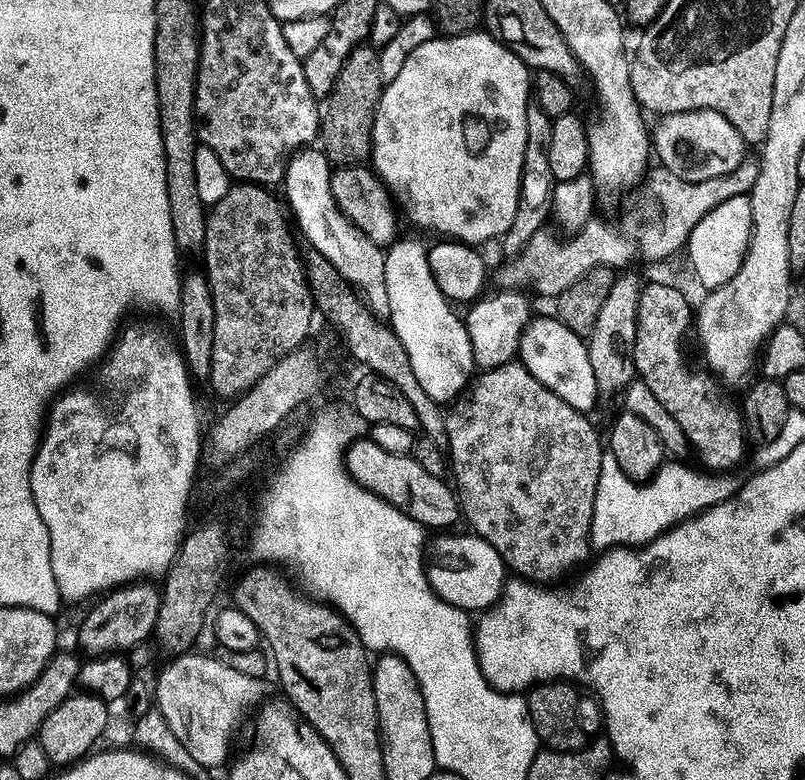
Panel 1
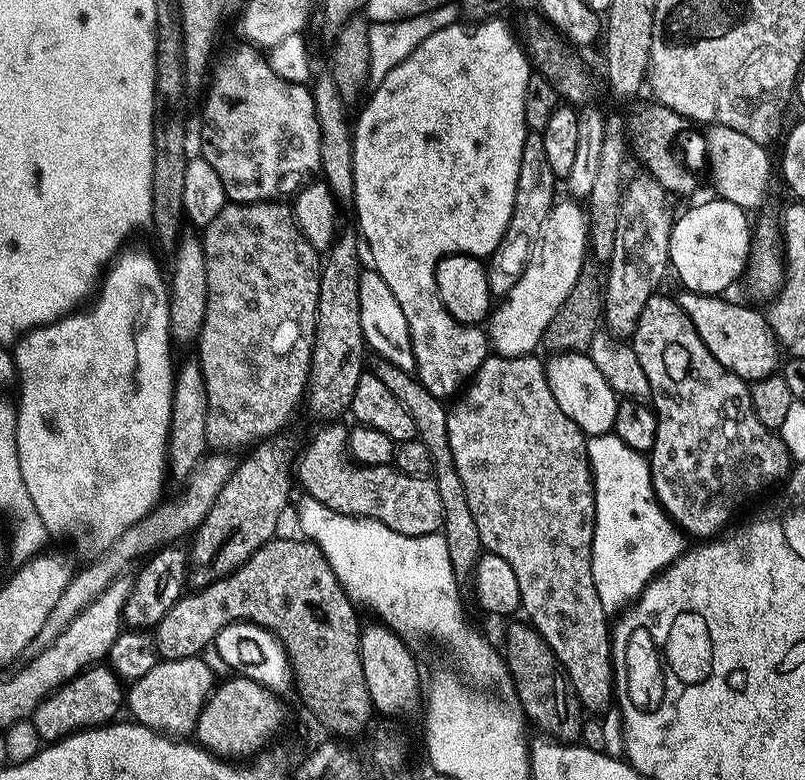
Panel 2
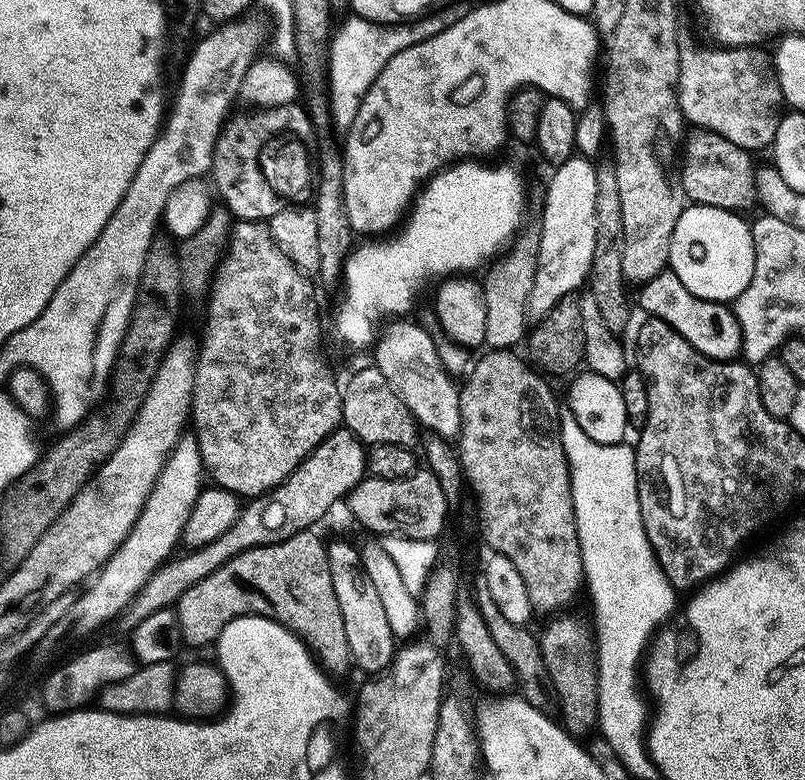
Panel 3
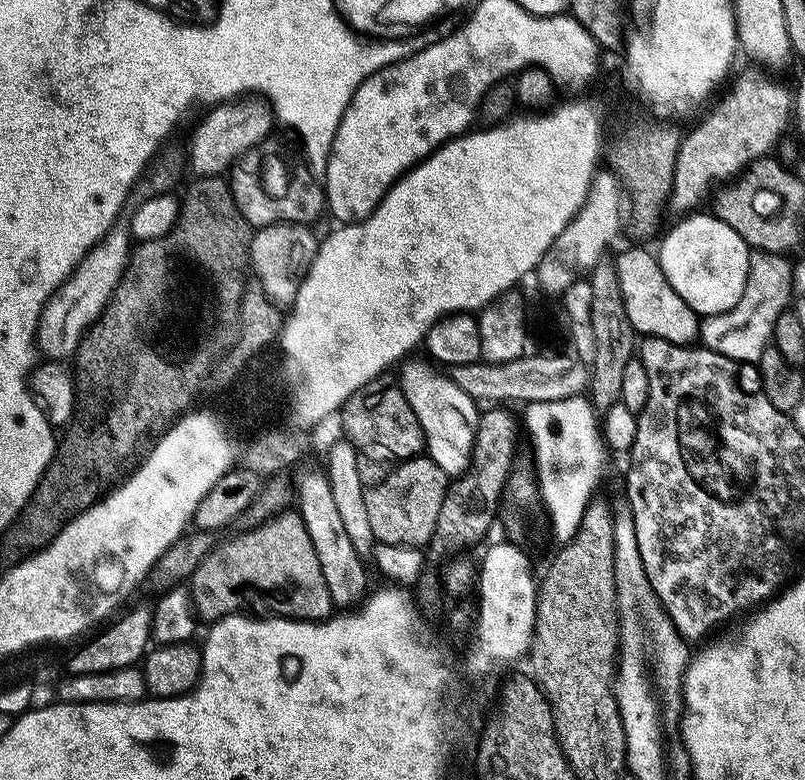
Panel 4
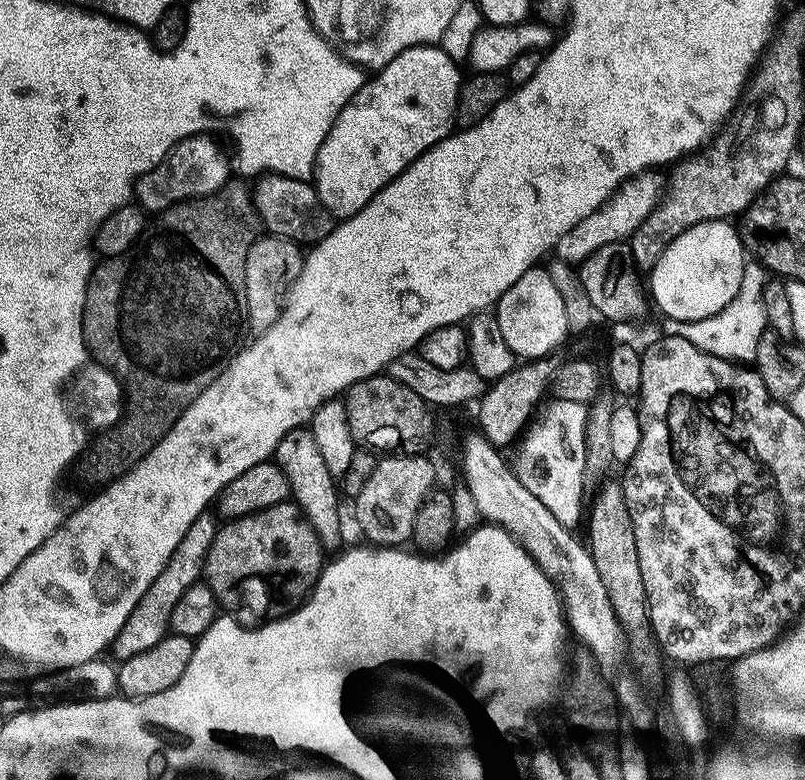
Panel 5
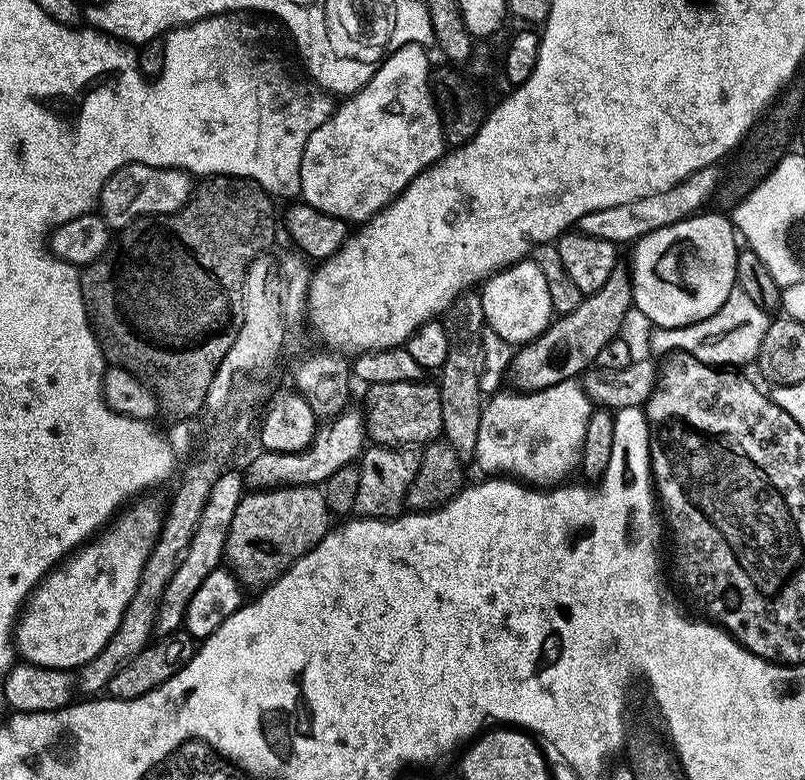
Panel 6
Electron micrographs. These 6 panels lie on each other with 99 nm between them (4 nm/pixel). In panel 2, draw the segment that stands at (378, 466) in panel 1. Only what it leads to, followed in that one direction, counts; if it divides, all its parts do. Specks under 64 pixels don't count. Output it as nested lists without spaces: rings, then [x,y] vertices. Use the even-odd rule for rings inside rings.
[[[340,424],[324,426],[313,438],[304,461],[299,461],[298,480],[308,487],[307,495],[338,514],[377,520],[403,536],[437,535],[444,527],[444,511],[435,479],[410,477],[395,466],[365,468],[353,462],[348,450],[349,429]]]

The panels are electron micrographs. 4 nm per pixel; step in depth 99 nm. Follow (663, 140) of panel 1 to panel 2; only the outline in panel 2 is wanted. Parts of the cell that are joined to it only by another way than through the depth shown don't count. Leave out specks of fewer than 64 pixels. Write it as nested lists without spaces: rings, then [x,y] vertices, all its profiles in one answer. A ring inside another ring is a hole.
[[[713,125],[707,132],[712,184],[717,191],[717,197],[747,212],[754,212],[762,207],[768,198],[768,191],[772,188],[772,160],[768,157],[769,149],[754,142],[746,134],[724,125]]]

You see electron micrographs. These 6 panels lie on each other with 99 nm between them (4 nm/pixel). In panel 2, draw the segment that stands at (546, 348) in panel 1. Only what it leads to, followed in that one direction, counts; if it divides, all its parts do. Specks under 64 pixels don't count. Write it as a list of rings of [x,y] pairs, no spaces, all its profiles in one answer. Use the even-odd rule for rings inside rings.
[[[556,354],[551,359],[546,364],[548,381],[550,390],[554,390],[554,398],[558,398],[558,406],[562,406],[562,414],[566,414],[566,418],[577,424],[589,438],[609,435],[616,426],[620,400],[610,382],[602,378],[602,370],[594,366],[591,355]]]

